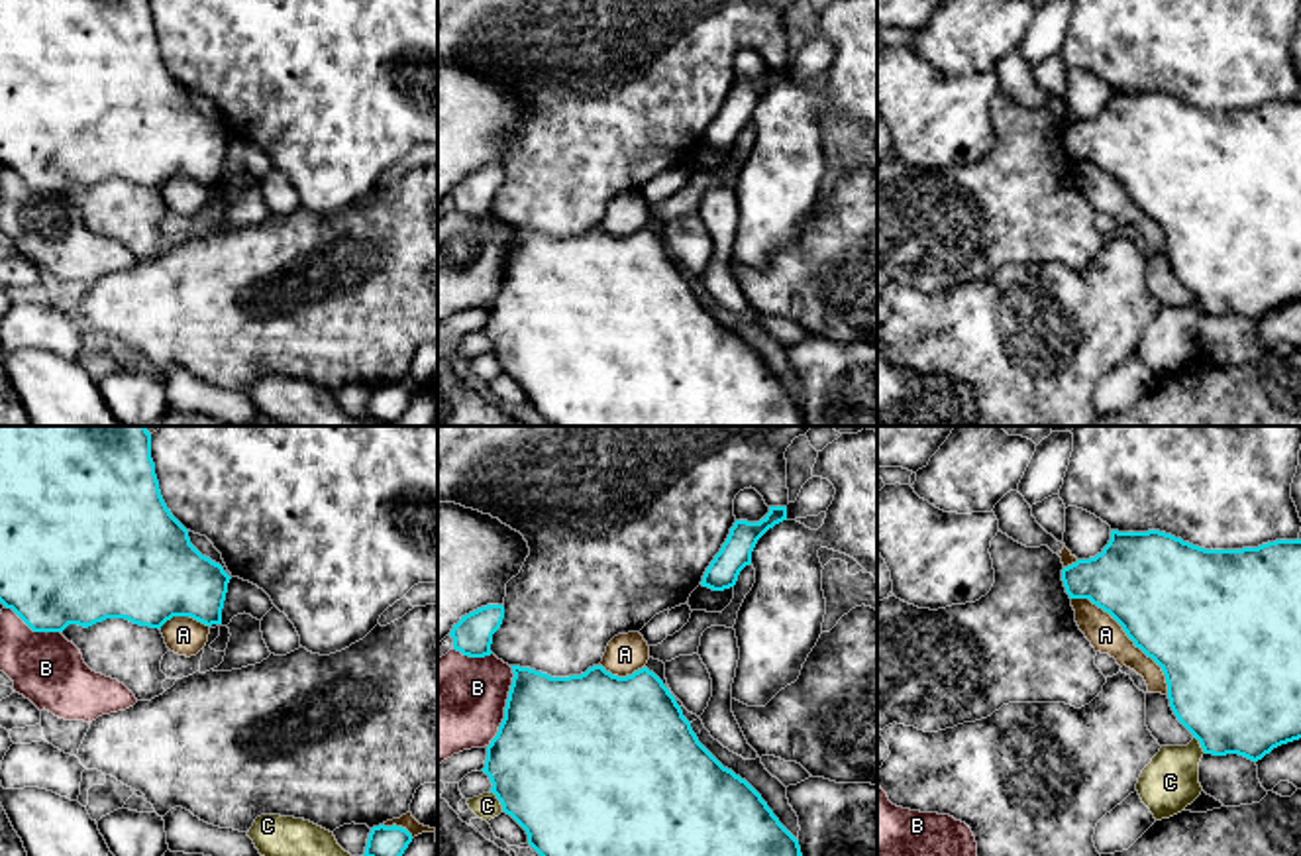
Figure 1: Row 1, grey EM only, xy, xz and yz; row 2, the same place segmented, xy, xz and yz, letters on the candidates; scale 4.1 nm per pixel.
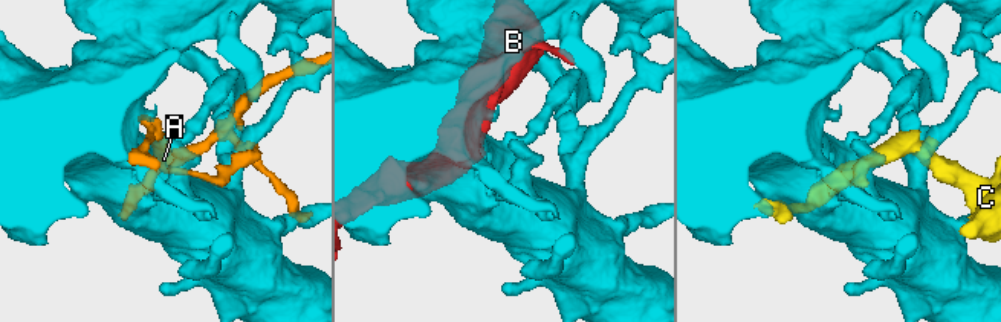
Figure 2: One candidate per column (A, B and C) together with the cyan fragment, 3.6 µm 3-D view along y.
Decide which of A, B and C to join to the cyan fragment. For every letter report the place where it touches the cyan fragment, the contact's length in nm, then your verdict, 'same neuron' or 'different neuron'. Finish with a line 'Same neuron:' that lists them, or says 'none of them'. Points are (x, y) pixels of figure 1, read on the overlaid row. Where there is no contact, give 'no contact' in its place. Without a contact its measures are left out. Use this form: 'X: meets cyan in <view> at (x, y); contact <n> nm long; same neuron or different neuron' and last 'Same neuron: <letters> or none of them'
A: meets cyan in yz at (1127, 635); contact 550 nm long; same neuron
B: meets cyan in xz at (505, 707); contact 340 nm long; different neuron
C: meets cyan in xz at (499, 800); contact 110 nm long; different neuron
Same neuron: A

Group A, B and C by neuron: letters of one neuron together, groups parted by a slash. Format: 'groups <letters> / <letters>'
groups A / B / C

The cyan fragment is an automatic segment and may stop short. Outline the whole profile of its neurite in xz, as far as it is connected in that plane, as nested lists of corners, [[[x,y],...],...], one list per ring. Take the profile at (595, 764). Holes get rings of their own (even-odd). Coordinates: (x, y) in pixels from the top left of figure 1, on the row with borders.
[[[640,632],[614,636],[602,662],[581,675],[551,677],[547,673],[510,666],[512,685],[508,691],[504,719],[496,736],[487,746],[485,772],[493,783],[491,793],[528,834],[528,844],[540,856],[803,856],[799,840],[779,823],[761,795],[732,770],[724,768],[697,738],[691,722],[683,717],[675,697],[663,681],[646,668],[650,646]]]

